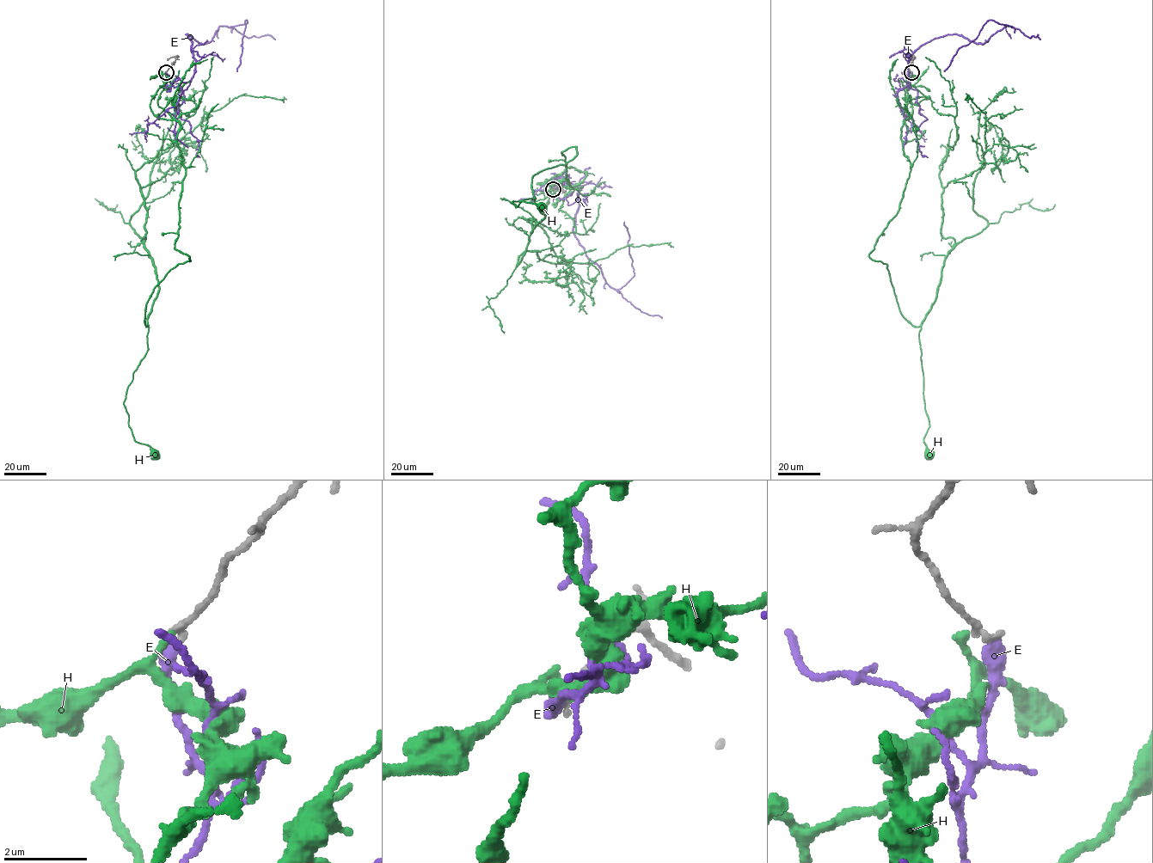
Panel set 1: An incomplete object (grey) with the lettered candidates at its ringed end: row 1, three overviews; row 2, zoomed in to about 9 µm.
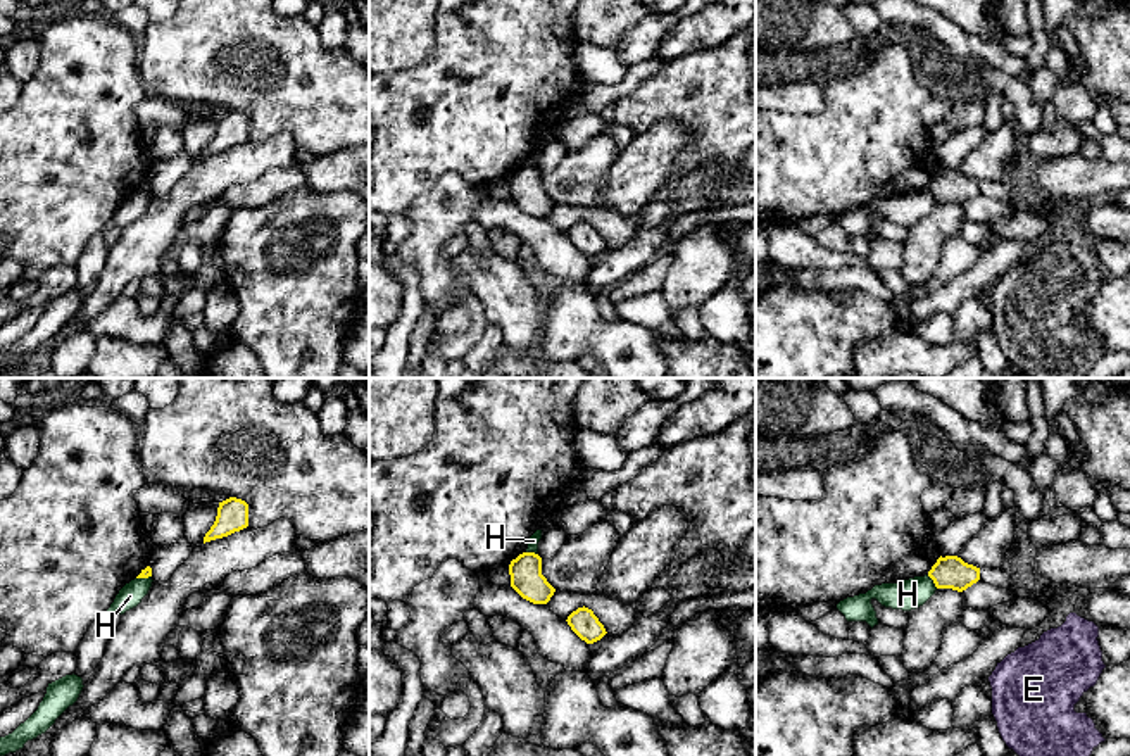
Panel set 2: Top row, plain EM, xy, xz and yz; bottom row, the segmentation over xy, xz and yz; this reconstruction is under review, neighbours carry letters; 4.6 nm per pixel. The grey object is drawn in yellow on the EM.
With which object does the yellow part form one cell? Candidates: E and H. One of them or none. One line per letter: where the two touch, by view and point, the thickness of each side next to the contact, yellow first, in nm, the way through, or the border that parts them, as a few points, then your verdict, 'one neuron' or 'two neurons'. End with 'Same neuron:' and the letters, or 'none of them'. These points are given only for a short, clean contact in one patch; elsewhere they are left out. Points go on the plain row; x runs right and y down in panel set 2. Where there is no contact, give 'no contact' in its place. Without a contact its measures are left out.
E: no contact; one neuron
H: meets yellow in yz at (934, 195); 160 nm thick on the yellow side, 140 nm on the other; border along yz (927, 188), (937, 201); two neurons
Same neuron: E

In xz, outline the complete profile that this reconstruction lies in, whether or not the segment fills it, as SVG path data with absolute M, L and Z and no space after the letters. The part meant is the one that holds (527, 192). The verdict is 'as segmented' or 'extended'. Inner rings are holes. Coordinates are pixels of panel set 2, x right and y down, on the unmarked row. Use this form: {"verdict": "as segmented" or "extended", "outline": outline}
{"verdict": "as segmented", "outline": "M523 166L509 178L511 200L533 217L547 217L556 202L542 188L542 171Z"}

